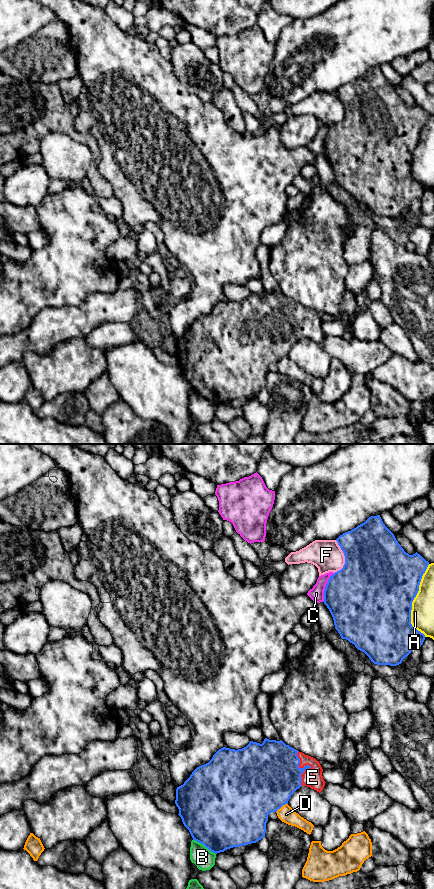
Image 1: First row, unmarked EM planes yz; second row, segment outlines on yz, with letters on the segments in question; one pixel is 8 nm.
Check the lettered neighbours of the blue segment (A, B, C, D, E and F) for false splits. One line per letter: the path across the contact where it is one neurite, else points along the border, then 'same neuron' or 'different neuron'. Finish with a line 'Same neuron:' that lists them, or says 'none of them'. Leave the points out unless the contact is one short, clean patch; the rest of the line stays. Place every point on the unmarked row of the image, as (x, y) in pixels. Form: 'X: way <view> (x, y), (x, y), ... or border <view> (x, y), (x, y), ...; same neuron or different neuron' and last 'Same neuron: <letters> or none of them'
A: different neuron
B: different neuron
C: different neuron
D: different neuron
E: way yz (271, 323), (302, 320), (312, 329); same neuron
F: different neuron
Same neuron: E

